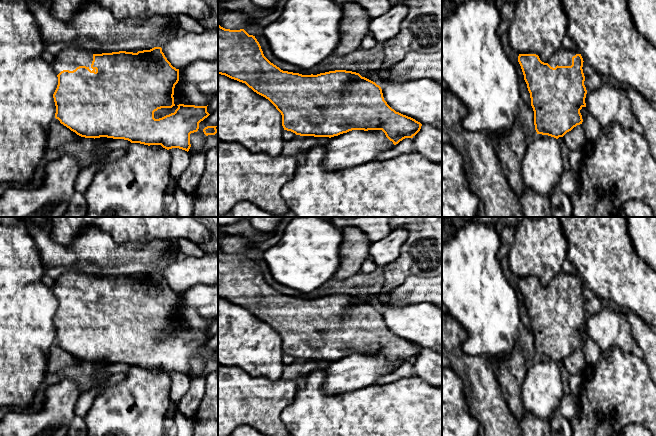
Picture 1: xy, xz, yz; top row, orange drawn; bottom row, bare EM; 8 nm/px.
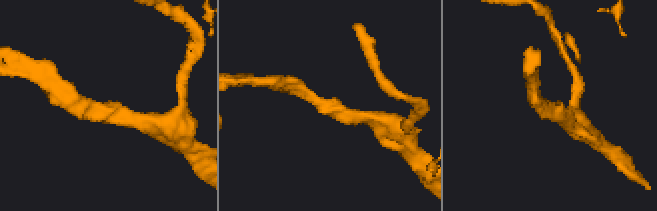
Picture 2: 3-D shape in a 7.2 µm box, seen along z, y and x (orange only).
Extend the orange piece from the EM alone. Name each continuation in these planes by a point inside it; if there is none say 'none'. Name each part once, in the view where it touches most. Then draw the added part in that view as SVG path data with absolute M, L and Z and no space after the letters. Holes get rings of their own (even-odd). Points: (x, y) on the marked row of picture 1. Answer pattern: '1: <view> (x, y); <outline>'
1: xy (69, 58); M76 46L65 47L55 54L55 60L51 65L57 75L63 70L73 71L79 66L86 66L92 71L91 64L94 54L102 54L102 52L94 52Z

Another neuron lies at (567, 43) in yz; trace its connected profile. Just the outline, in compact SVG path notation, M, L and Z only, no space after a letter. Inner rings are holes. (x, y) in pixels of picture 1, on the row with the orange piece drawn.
M567 35L562 40L562 47L567 50L575 50L575 51L578 50L575 42Z

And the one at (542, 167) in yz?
M538 134L531 143L528 143L522 160L521 176L525 186L549 199L552 191L559 187L563 172L562 153L557 139Z

